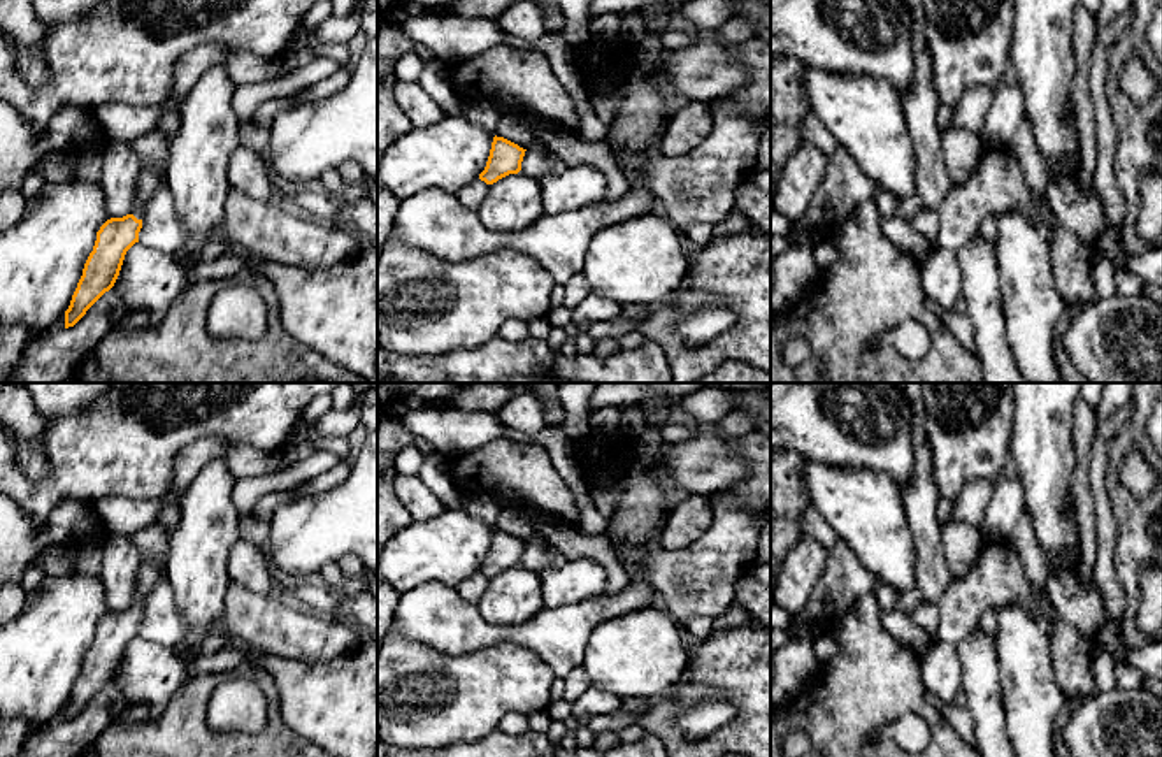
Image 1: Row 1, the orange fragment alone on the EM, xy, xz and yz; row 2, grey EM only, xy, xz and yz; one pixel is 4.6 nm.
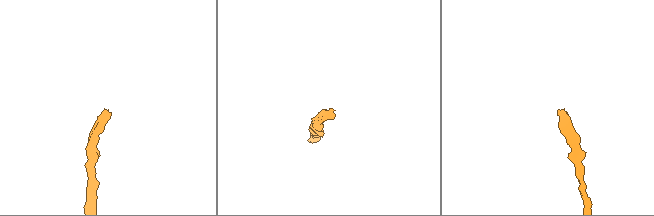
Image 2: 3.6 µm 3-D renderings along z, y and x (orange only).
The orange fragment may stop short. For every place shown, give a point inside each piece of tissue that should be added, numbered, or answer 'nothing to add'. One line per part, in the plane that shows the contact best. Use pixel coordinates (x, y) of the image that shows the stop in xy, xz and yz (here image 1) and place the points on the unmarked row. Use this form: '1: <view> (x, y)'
1: xy (150, 573)

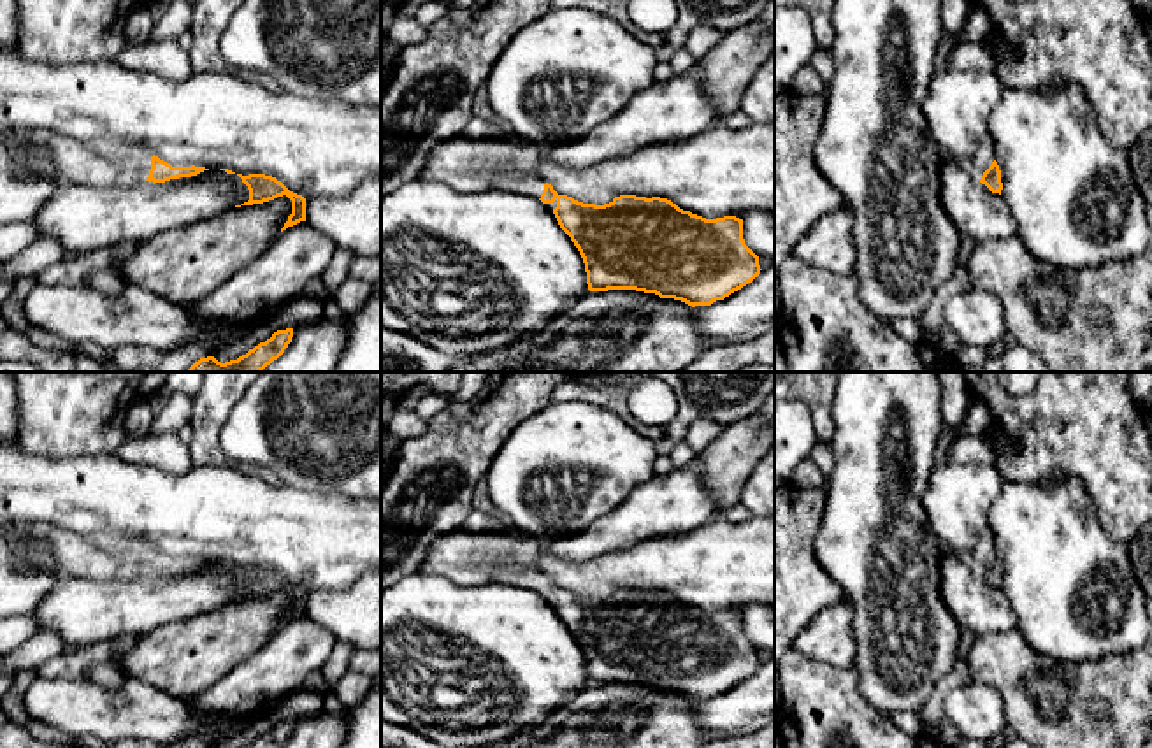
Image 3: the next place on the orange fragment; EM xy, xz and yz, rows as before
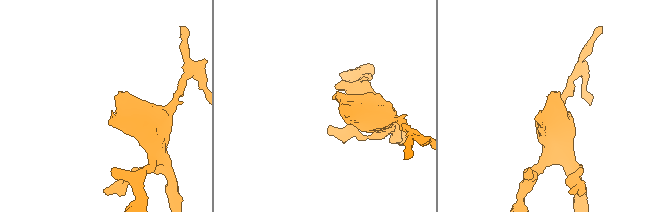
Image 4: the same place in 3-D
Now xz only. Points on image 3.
1: xz (464, 557)

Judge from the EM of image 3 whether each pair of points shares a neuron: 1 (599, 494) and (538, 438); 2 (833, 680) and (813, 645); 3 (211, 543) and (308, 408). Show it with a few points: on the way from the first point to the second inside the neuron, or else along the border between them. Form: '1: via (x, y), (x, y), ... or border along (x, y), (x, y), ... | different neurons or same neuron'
1: via (587, 478), (575, 464), (564, 464), (554, 453) | same neuron
2: border along (792, 647), (813, 659), (852, 669) | different neurons
3: border along (229, 460), (257, 471) | different neurons

